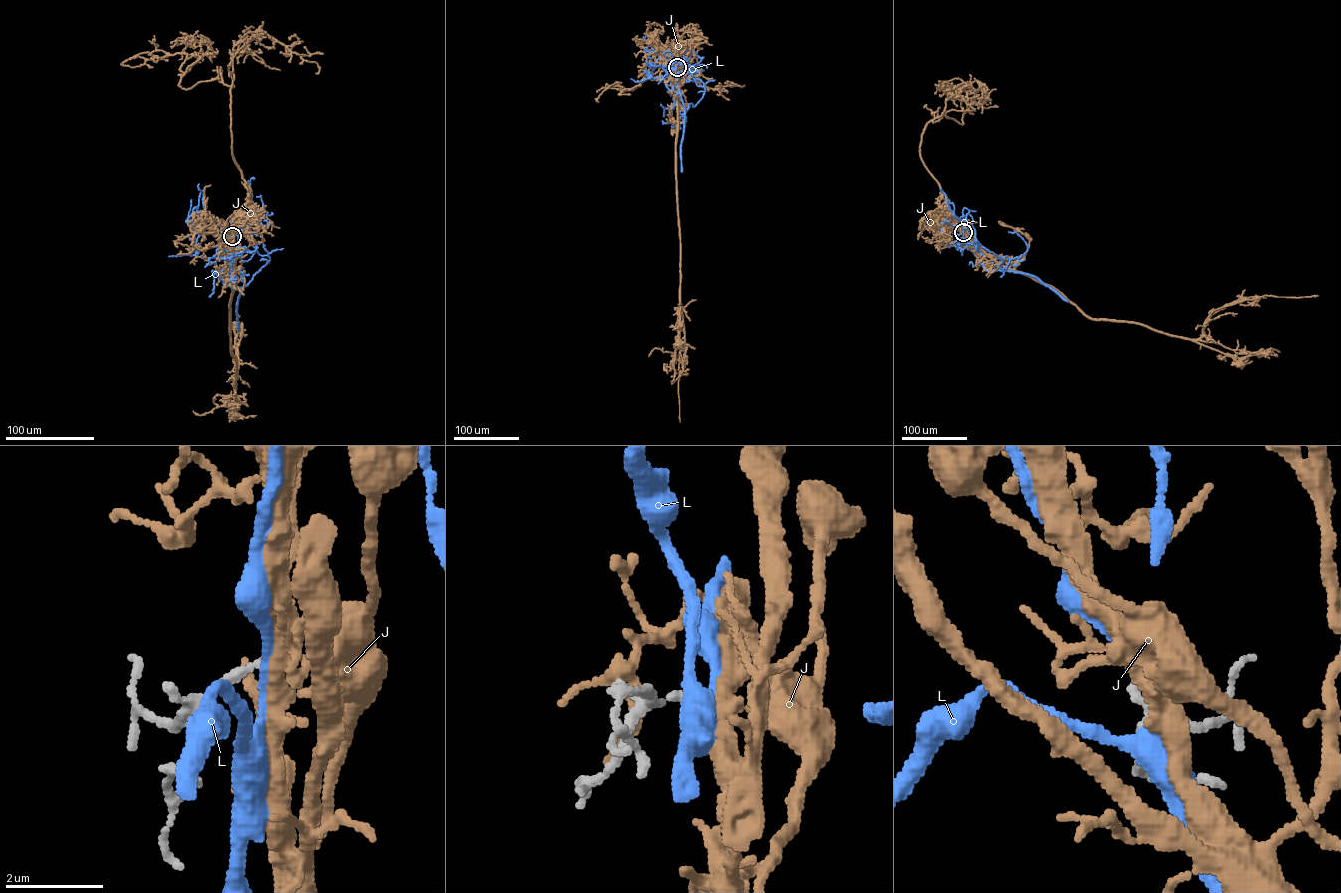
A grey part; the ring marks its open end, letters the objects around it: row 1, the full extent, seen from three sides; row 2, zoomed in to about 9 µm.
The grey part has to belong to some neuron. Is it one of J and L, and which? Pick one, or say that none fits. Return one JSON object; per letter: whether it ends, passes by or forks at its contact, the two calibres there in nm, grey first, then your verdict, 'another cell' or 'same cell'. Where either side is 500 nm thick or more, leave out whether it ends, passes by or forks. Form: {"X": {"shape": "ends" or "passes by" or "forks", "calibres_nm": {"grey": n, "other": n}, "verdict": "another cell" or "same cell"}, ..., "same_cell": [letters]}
{"J": {"shape": "forks", "calibres_nm": {"grey": 170, "other": 320}, "verdict": "same cell"}, "L": {"shape": "passes by", "calibres_nm": {"grey": 170, "other": 190}, "verdict": "another cell"}, "same_cell": ["J"]}

